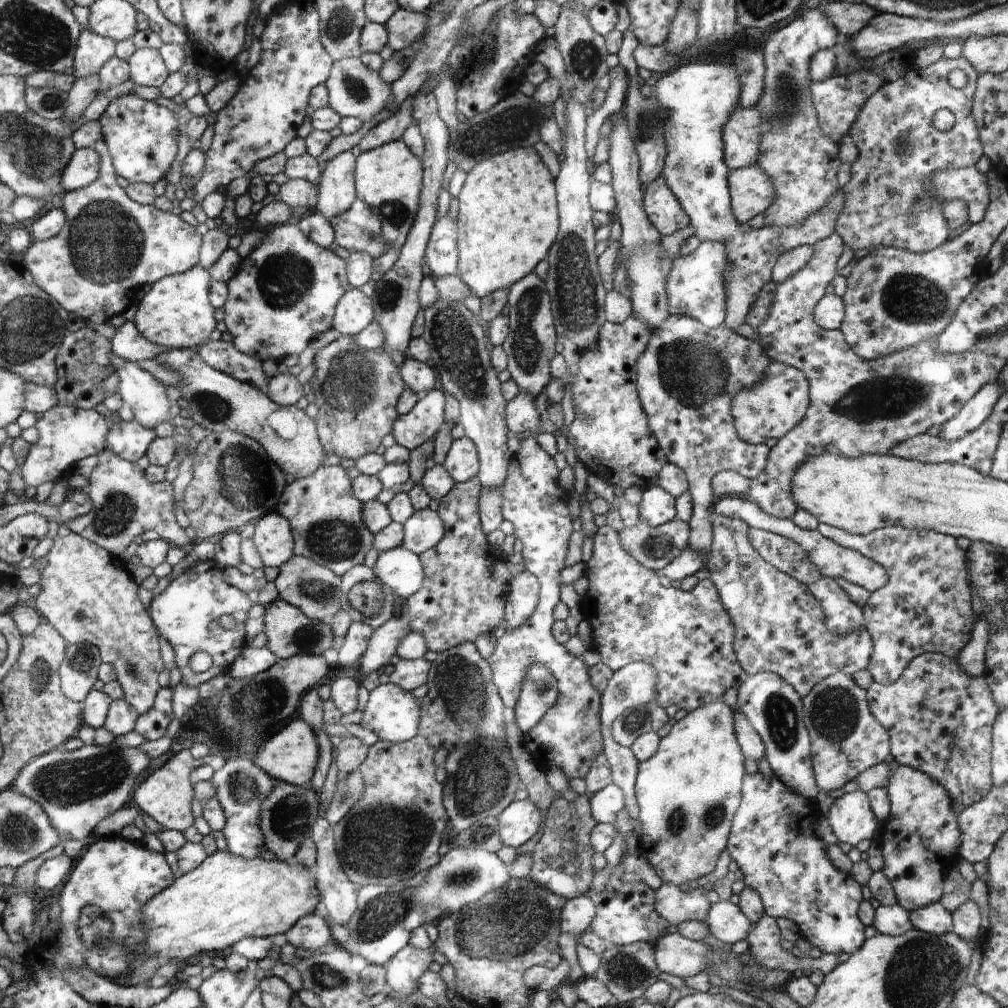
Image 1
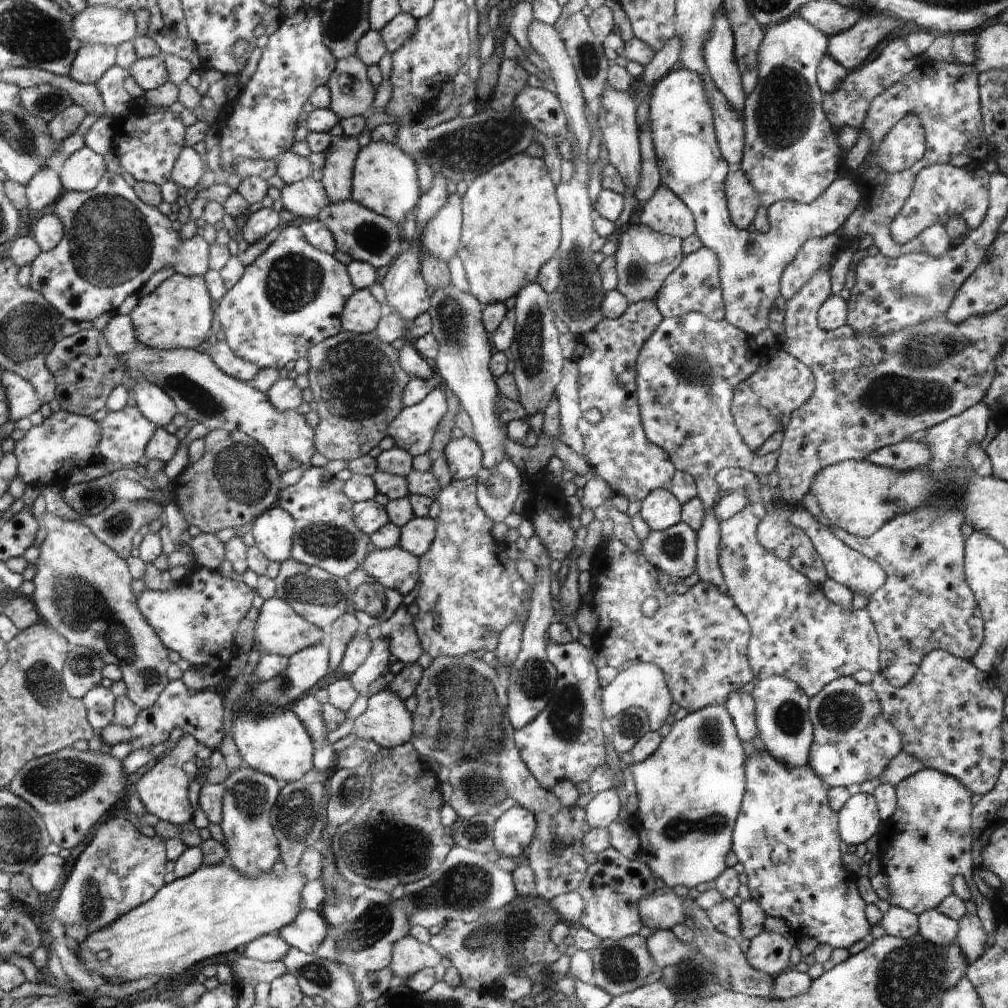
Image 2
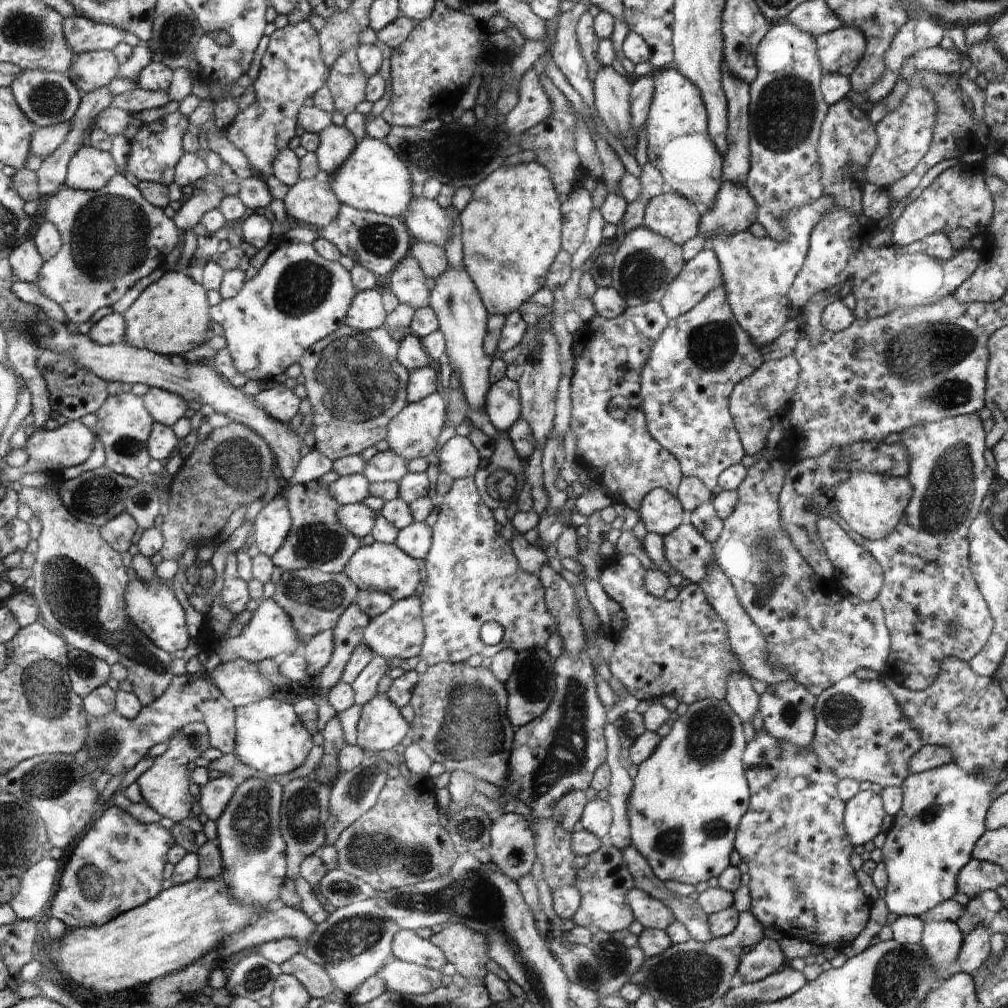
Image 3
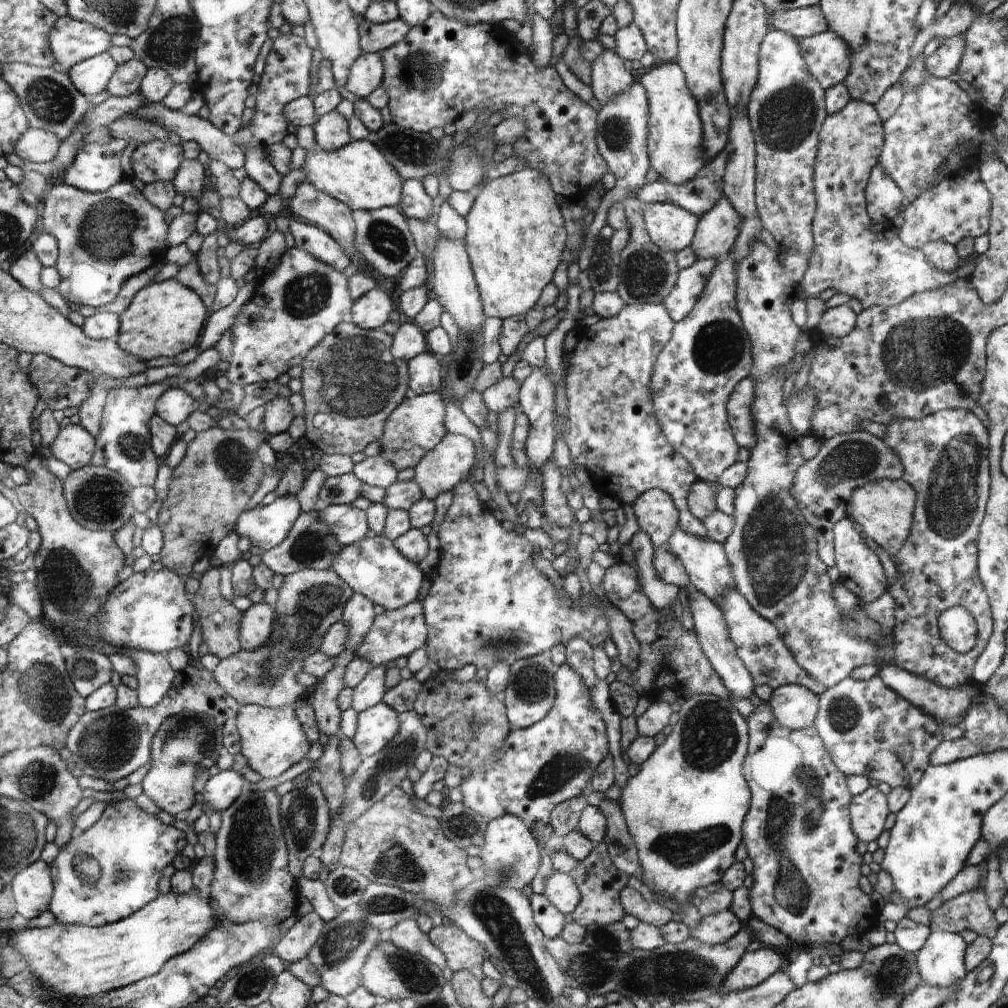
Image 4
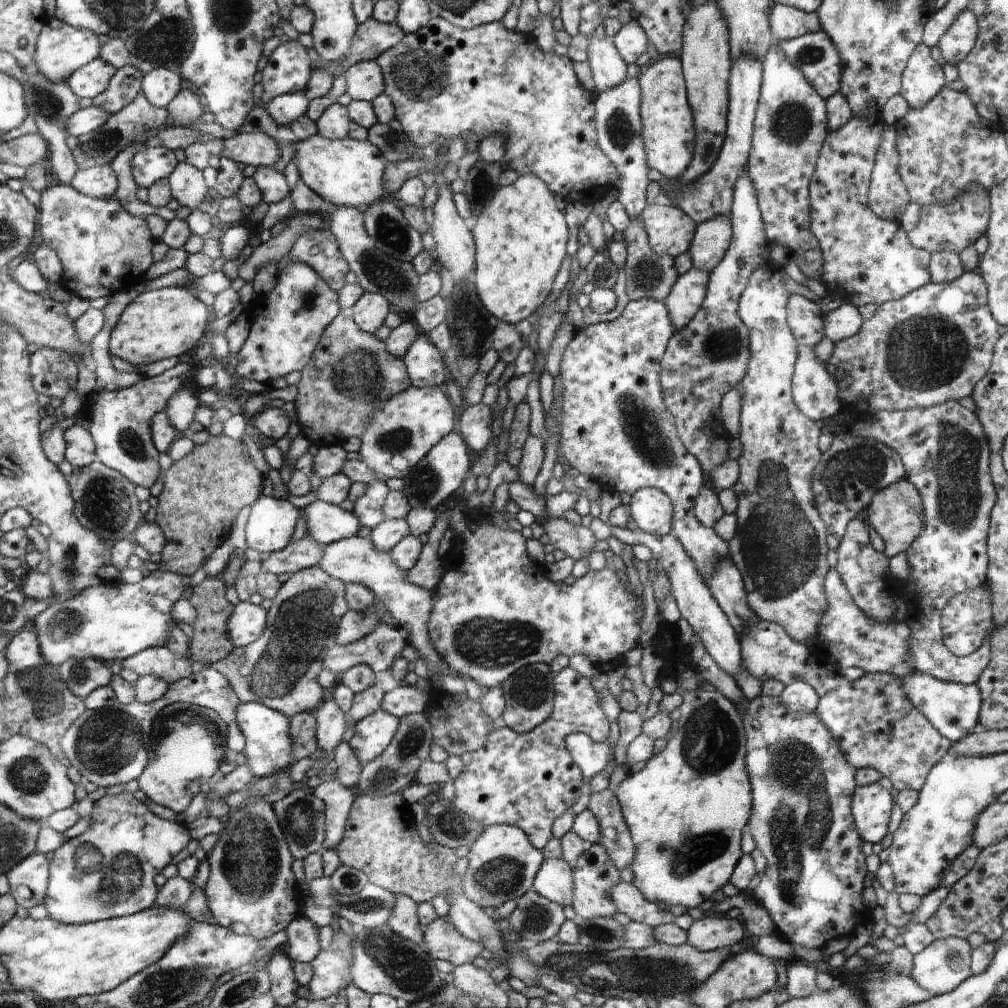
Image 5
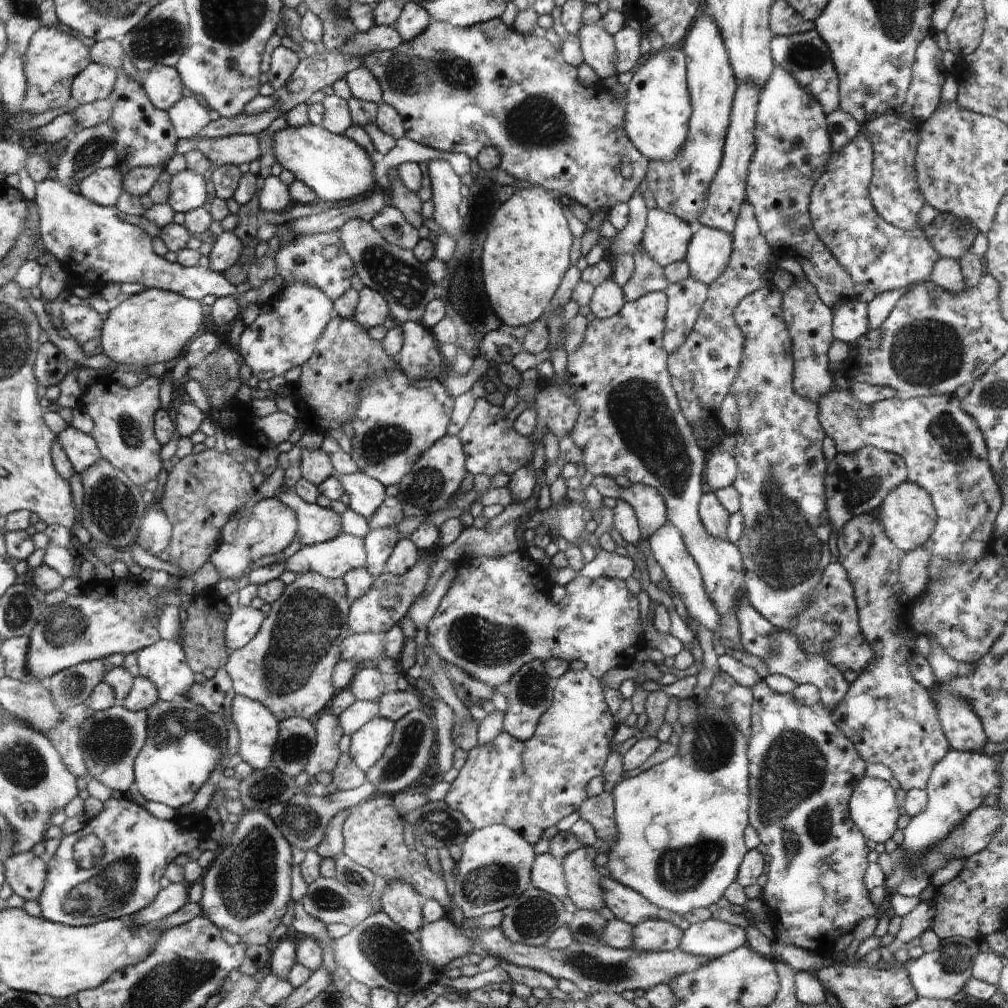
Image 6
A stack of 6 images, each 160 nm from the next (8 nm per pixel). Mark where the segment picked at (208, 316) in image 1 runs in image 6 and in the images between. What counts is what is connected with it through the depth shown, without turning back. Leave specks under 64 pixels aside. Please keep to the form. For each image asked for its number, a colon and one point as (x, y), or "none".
2: (178, 314)
3: (170, 316)
4: (165, 318)
5: (159, 324)
6: (154, 326)

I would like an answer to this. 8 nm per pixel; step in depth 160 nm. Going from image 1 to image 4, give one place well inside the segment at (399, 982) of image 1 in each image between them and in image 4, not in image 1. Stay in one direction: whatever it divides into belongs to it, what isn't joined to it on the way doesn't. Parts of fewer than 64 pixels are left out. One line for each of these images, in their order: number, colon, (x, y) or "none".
2: (409, 956)
3: (407, 946)
4: (406, 935)

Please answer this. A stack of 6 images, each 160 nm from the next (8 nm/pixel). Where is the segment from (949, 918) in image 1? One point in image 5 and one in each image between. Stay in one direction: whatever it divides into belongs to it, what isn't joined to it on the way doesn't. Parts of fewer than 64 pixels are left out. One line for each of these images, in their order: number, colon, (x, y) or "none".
2: (935, 926)
3: (943, 940)
4: (942, 960)
5: (941, 967)

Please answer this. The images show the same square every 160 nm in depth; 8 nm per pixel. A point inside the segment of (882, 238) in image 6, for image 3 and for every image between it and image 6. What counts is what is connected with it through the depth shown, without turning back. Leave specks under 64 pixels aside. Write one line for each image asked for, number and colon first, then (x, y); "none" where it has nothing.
3: (885, 280)
4: (853, 255)
5: (867, 260)

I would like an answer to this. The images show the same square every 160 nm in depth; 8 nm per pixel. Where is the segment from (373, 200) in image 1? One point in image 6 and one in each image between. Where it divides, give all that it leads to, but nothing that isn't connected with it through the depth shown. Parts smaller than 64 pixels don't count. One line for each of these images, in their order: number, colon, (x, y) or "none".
2: (385, 179)
3: (374, 179)
4: (358, 175)
5: (347, 172)
6: (336, 168)

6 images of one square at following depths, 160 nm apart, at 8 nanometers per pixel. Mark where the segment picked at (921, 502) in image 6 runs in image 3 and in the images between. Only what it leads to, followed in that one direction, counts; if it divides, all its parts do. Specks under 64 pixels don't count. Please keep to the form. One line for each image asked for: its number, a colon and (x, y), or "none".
3: (872, 504)
4: (885, 509)
5: (896, 514)

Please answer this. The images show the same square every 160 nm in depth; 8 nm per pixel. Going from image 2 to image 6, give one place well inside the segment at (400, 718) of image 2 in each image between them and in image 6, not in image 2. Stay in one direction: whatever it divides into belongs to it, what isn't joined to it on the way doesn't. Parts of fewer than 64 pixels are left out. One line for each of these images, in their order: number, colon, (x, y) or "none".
3: (381, 727)
4: (379, 724)
5: (372, 735)
6: (368, 744)

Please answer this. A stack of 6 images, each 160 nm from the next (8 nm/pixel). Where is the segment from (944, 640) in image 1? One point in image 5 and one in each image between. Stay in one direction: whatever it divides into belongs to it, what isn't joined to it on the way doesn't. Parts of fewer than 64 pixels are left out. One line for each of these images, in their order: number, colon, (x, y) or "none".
2: (925, 604)
3: (934, 610)
4: (937, 569)
5: (949, 468)

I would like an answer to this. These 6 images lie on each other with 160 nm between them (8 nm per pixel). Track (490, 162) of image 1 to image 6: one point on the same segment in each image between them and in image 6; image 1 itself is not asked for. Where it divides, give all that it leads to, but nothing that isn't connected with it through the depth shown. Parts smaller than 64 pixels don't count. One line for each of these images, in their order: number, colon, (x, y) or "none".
2: (512, 223)
3: (511, 230)
4: (515, 235)
5: (520, 236)
6: (527, 249)

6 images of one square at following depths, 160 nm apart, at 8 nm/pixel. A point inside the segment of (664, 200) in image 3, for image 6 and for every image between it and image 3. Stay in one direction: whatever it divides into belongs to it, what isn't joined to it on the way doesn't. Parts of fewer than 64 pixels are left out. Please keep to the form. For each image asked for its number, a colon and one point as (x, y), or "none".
4: (672, 228)
5: (670, 231)
6: (665, 240)

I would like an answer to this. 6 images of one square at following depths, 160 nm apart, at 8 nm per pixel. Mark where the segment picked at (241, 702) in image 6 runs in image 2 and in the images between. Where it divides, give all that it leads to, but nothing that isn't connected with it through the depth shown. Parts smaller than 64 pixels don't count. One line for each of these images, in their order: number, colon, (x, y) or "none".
2: (278, 745)
3: (271, 738)
4: (272, 739)
5: (269, 745)

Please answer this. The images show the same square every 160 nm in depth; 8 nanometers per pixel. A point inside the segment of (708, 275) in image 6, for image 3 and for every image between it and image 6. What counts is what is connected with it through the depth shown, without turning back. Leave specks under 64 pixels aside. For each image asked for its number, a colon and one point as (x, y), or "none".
3: (735, 210)
4: (718, 233)
5: (712, 242)

